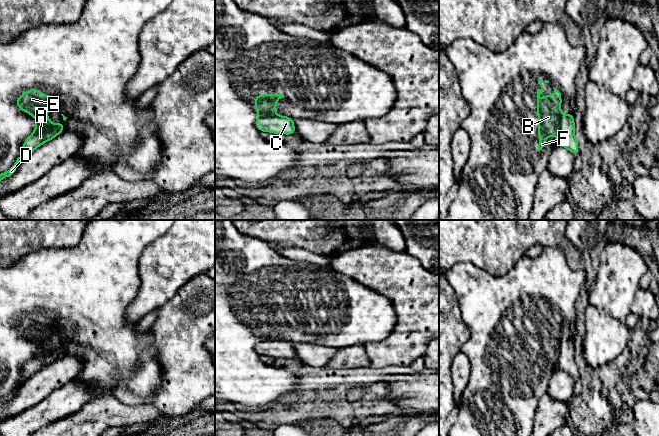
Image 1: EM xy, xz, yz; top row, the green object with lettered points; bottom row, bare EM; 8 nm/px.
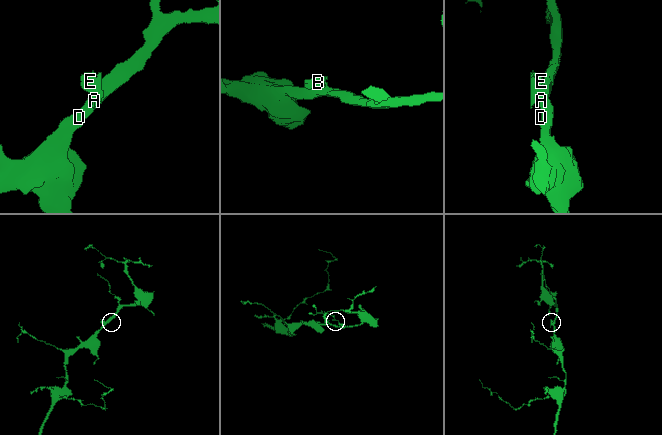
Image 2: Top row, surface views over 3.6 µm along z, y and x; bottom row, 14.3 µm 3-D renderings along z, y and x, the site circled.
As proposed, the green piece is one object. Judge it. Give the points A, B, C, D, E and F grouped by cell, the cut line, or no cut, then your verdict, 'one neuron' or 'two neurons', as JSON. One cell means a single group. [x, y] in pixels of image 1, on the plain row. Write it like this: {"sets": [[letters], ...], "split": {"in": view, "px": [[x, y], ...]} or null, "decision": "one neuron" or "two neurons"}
{"sets": [["A", "C", "D"], ["B", "E", "F"]], "split": {"in": "yz", "px": [[562, 339], [558, 345], [558, 357], [556, 359]]}, "decision": "two neurons"}

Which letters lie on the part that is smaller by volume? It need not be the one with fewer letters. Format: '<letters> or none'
B, E, F

